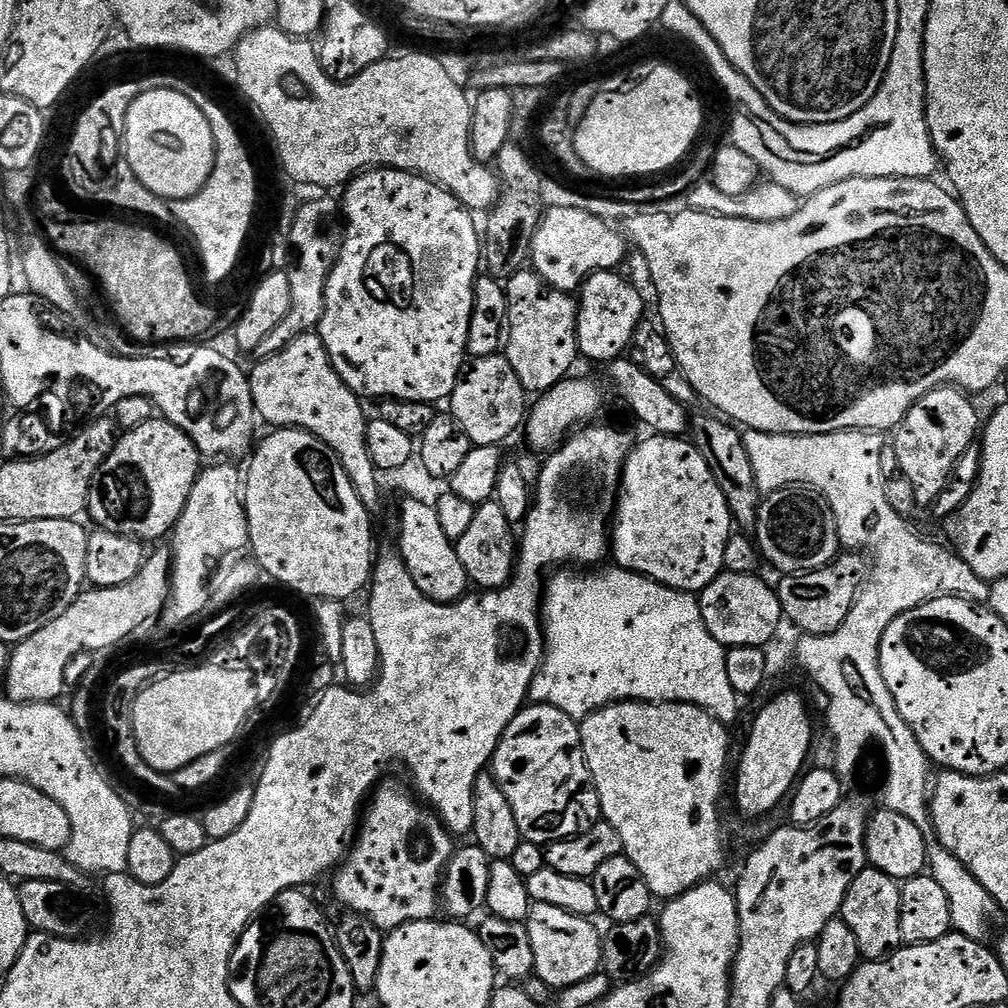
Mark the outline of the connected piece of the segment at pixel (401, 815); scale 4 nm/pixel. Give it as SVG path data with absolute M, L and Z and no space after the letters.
M381 783L373 791L363 809L347 857L331 877L332 892L344 903L341 905L347 911L357 912L367 920L372 920L374 926L382 930L391 930L419 920L431 920L437 915L440 882L444 879L444 867L450 862L454 851L453 833L449 832L439 816L407 787L404 789L400 784L388 783Z

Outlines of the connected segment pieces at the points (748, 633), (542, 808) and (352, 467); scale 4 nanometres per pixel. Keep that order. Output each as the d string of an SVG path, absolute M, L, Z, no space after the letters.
M723 571L720 577L710 586L706 586L699 593L702 618L706 622L706 630L714 634L718 643L725 649L754 646L764 648L776 636L776 631L782 625L784 611L780 605L780 598L775 587L760 580L759 575L747 576Z
M529 703L520 709L520 713L502 734L500 744L492 755L490 771L496 777L498 786L502 786L502 794L510 798L510 810L514 810L514 818L518 818L518 830L525 840L547 846L559 840L574 838L590 830L590 826L601 823L600 799L584 757L580 724L554 706Z
M315 331L302 334L298 338L294 338L294 342L290 342L290 346L286 346L270 358L259 361L255 366L257 368L251 369L248 381L250 382L257 417L263 423L265 420L266 423L272 424L268 426L273 429L301 428L314 434L322 442L326 442L326 446L330 446L330 450L336 452L336 457L342 462L344 469L348 471L352 485L356 487L356 493L362 498L362 502L368 508L369 513L376 514L380 508L381 477L370 458L370 450L366 442L369 417L364 416L364 408L360 405L363 404L361 397L351 392L346 386L346 382L342 382L342 378L334 370L320 335Z

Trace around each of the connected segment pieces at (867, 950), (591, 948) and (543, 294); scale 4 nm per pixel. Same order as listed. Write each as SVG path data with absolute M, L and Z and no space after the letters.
M865 866L858 874L858 878L850 882L850 890L846 890L839 919L844 920L846 926L850 926L850 930L854 930L854 938L858 938L860 954L865 961L882 960L886 956L891 956L904 944L900 884L894 878L882 874L882 870Z
M533 903L526 923L530 946L534 946L534 974L554 990L574 986L574 982L582 982L582 978L590 978L590 974L601 971L604 941L601 929L596 929L589 917L558 910L558 906Z
M521 270L507 277L508 290L508 323L506 325L506 355L510 366L514 366L514 374L518 374L518 382L522 382L525 393L543 394L560 383L569 375L572 363L578 360L578 300L567 292L549 290L537 272Z

